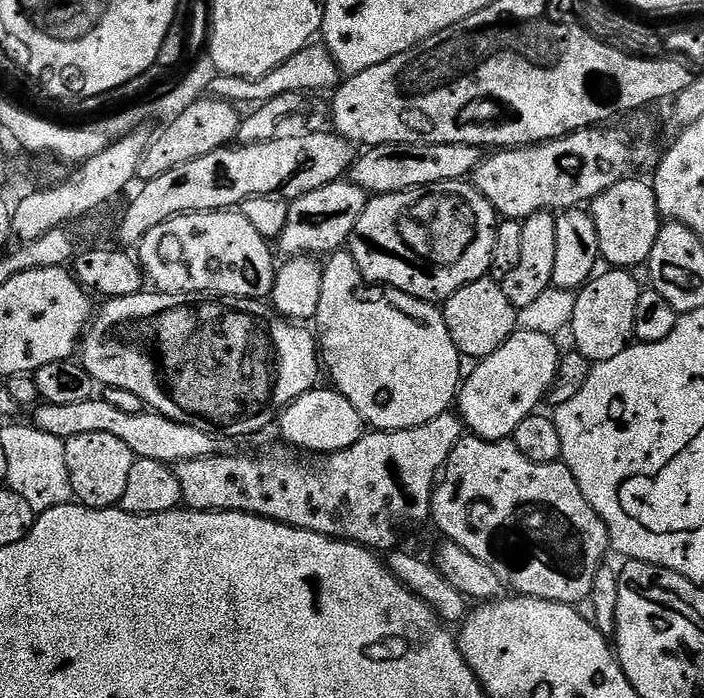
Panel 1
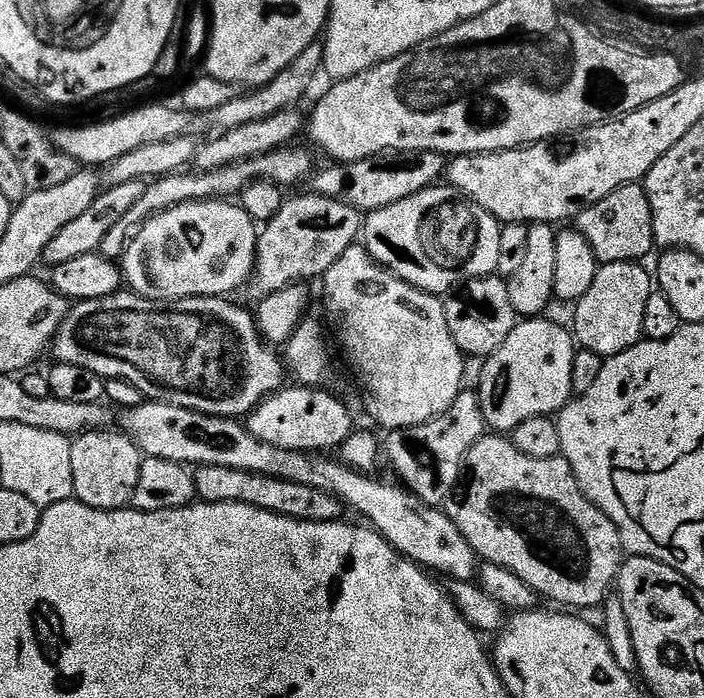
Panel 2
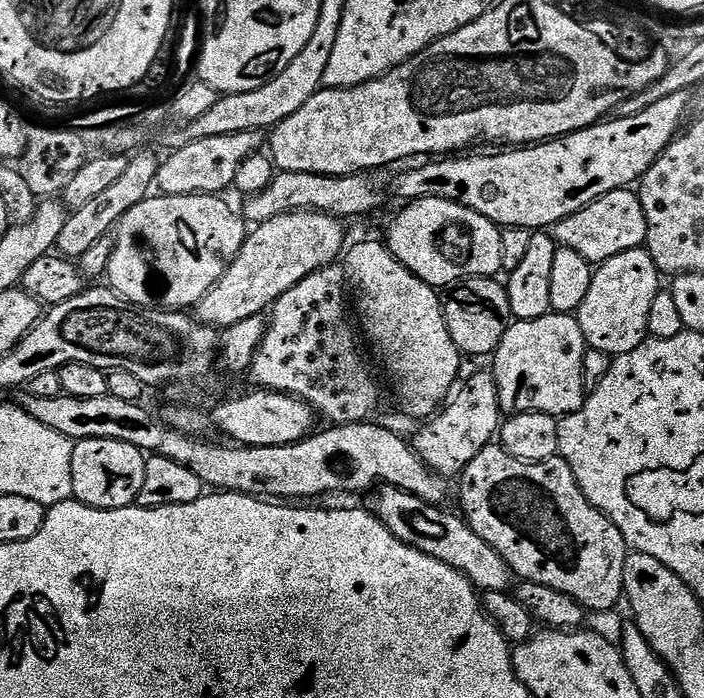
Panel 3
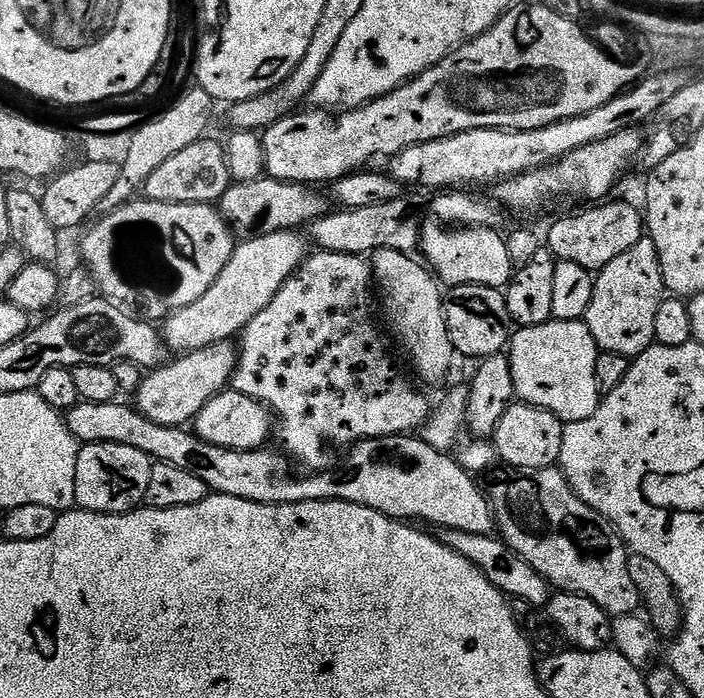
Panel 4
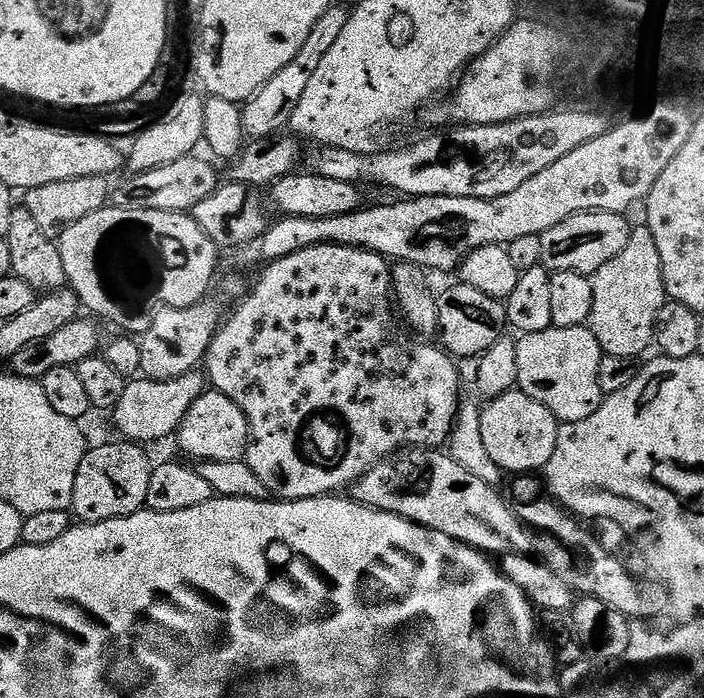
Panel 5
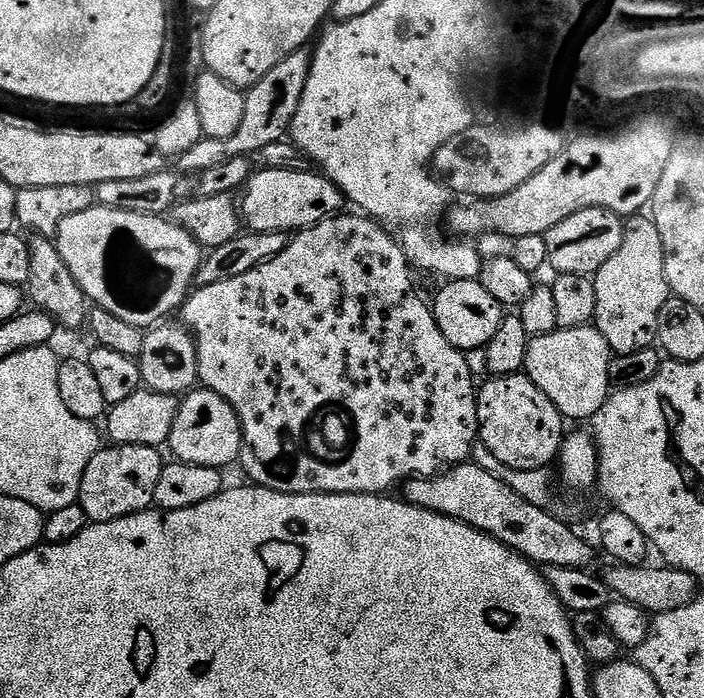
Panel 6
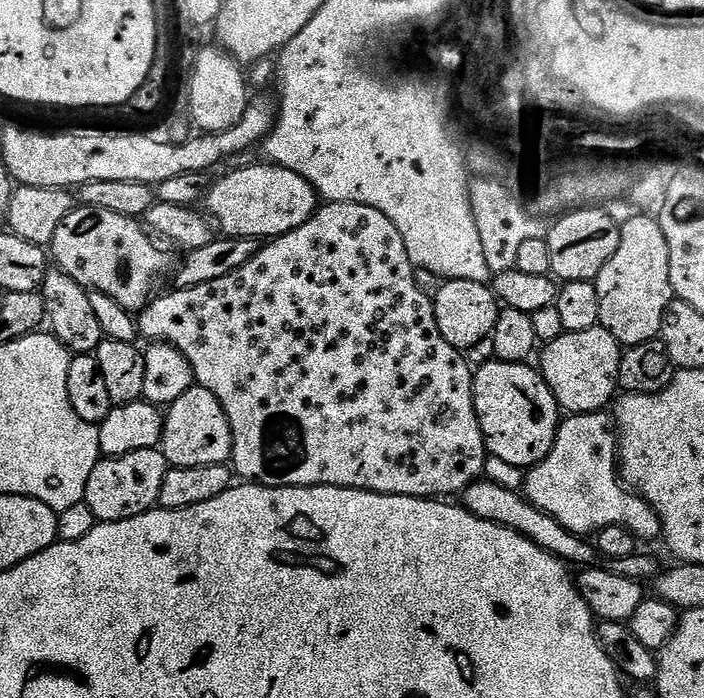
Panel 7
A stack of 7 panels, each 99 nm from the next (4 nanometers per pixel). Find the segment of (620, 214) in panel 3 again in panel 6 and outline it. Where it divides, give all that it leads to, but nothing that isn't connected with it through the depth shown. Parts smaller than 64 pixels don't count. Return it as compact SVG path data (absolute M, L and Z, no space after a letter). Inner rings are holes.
M601 208L578 210L578 214L570 214L566 222L558 222L558 226L544 233L548 251L547 267L562 276L595 277L596 271L614 258L614 250L622 246L623 237L624 220L621 217Z

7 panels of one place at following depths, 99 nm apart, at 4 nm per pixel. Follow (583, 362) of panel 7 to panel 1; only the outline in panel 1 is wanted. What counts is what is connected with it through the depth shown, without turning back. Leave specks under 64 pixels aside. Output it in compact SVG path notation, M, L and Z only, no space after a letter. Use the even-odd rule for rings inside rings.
M517 330L512 337L504 343L494 354L490 354L485 360L475 365L472 373L467 373L466 379L461 383L458 393L458 415L463 427L471 435L478 436L482 440L506 440L526 417L533 415L541 403L545 403L550 386L554 382L554 374L558 374L558 362L560 361L561 349L556 349L557 341L553 337L541 332L529 332Z

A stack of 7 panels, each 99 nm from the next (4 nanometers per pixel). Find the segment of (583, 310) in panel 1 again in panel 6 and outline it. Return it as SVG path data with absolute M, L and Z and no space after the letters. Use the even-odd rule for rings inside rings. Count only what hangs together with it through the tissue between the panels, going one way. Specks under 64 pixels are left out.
M637 214L624 220L622 246L614 250L614 258L596 271L598 306L594 326L606 338L615 355L634 354L657 343L658 314L670 298L662 237L651 215Z

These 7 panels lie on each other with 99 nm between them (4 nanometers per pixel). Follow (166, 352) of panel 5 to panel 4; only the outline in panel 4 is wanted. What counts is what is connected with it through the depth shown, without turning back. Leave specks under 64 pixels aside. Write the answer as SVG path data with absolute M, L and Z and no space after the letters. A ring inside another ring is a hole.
M293 230L239 241L233 247L230 262L222 266L222 274L218 274L214 286L210 286L210 290L206 290L198 302L172 312L163 321L162 335L167 351L183 354L239 337L244 327L256 315L262 314L270 302L274 302L274 294L282 290L282 286L300 269L309 255L310 249L304 245L300 235L299 231Z

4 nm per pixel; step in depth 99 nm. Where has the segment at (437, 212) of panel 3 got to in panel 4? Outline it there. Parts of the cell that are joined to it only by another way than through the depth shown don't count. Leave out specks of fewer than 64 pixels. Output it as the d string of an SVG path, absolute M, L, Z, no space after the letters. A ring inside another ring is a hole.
M439 222L428 223L420 229L419 251L424 252L427 267L445 285L485 284L487 288L507 289L514 269L510 254L506 254L506 239L503 235L499 236L501 233L497 229L451 228Z

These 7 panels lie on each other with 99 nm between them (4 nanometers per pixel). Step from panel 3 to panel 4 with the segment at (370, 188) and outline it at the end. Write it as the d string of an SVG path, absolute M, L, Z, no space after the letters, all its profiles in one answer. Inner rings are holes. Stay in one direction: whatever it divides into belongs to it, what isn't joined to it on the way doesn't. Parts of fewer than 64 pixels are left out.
M265 174L254 182L229 183L226 194L218 202L220 217L237 241L253 240L275 232L290 232L310 226L318 218L328 215L330 200L323 191L307 184L274 180Z

